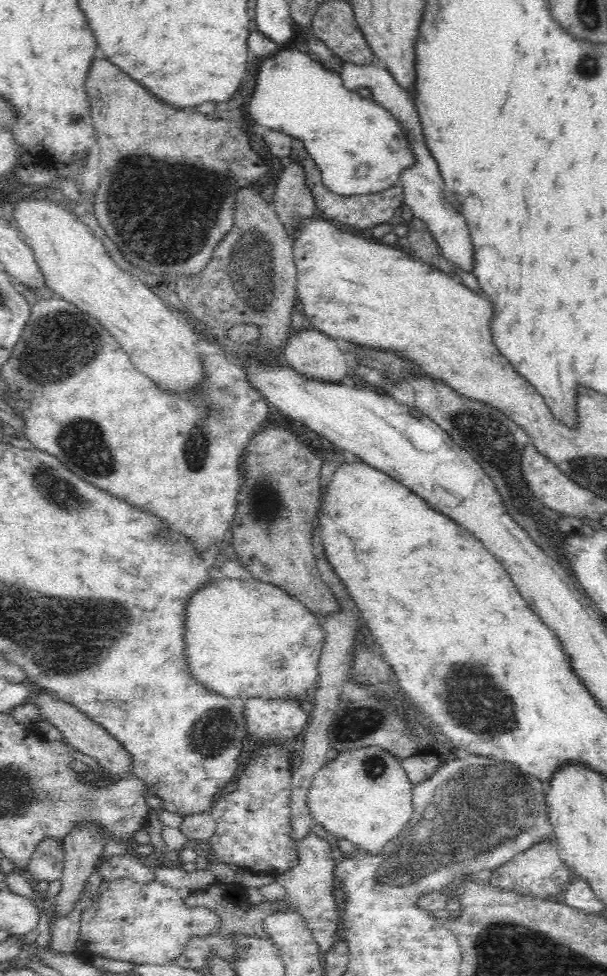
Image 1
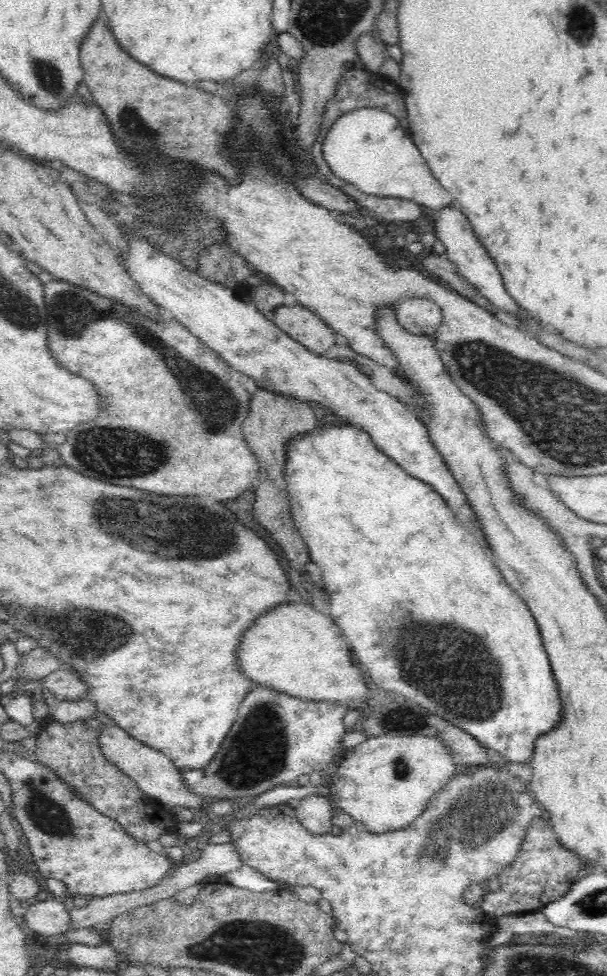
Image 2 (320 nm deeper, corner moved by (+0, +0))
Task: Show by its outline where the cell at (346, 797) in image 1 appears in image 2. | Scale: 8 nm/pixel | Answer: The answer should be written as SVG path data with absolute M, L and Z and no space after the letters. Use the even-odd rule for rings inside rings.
M378 735L346 750L335 775L327 783L334 807L348 813L374 834L406 828L422 814L428 800L452 780L456 763L440 737Z

